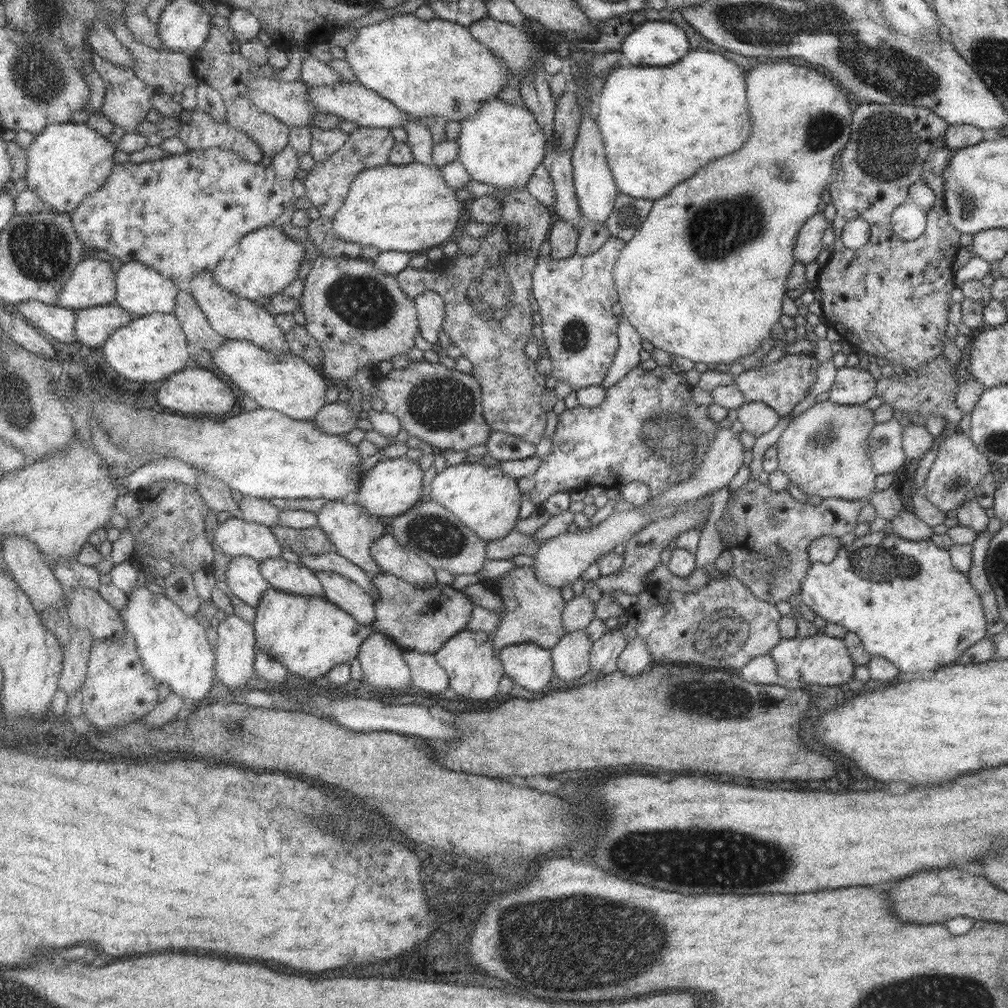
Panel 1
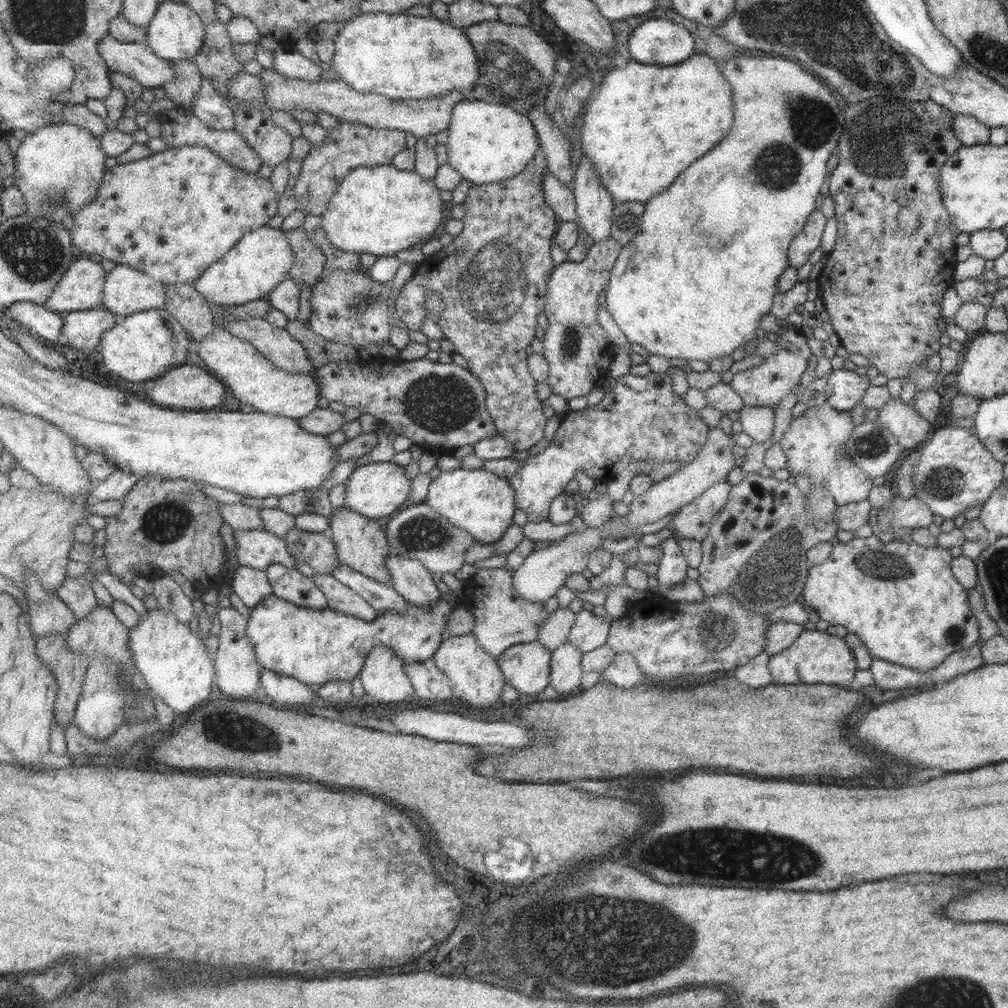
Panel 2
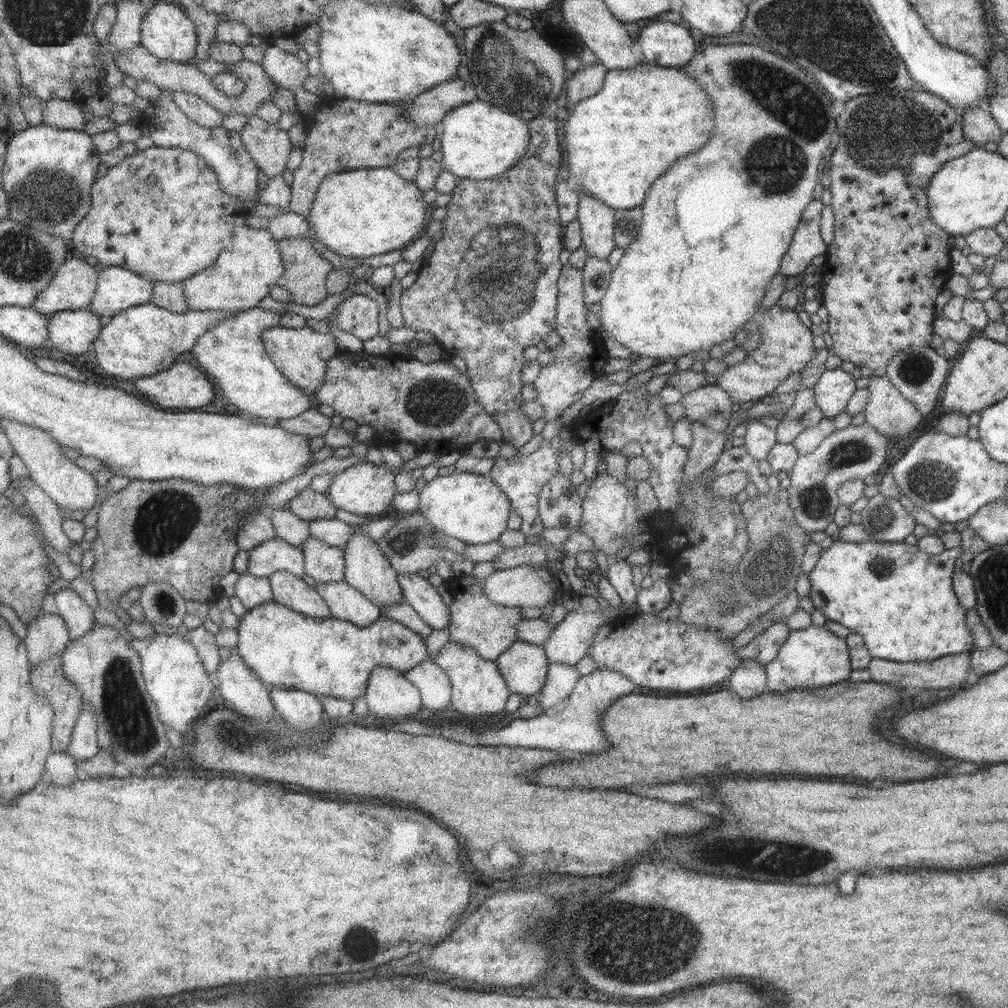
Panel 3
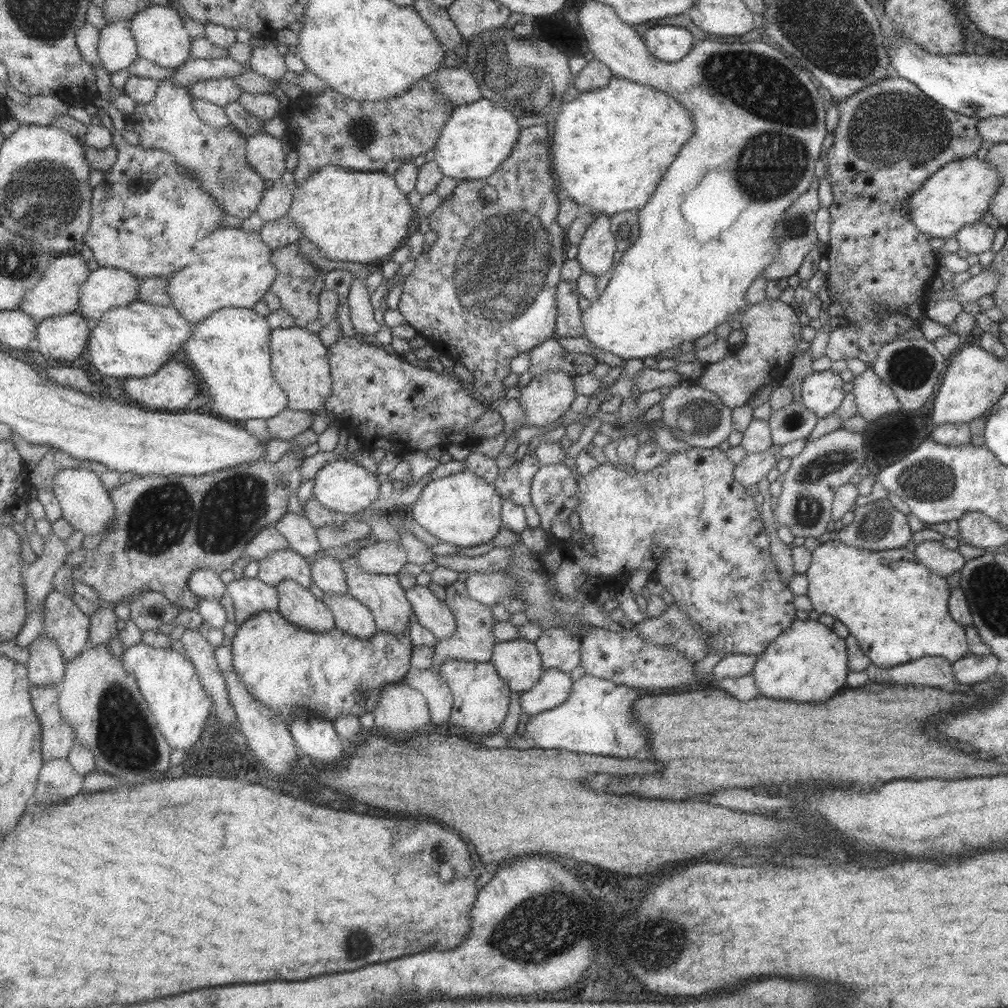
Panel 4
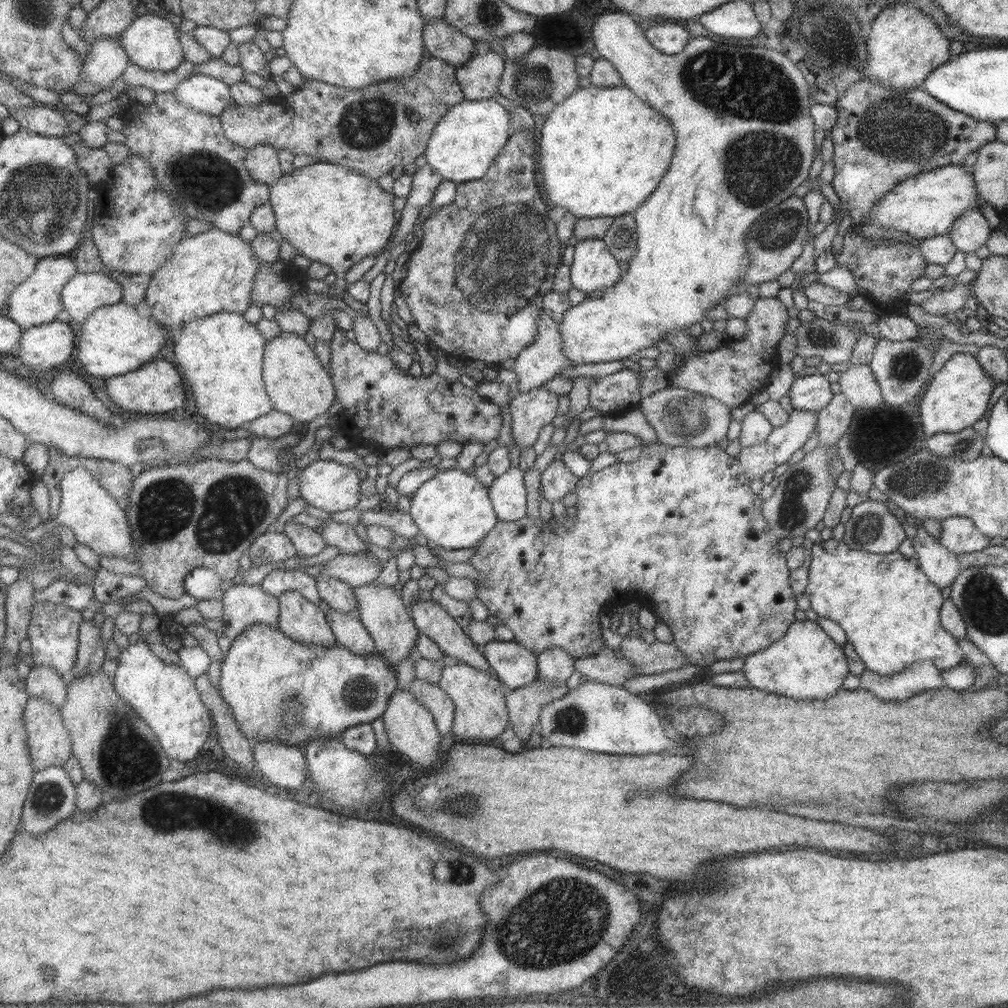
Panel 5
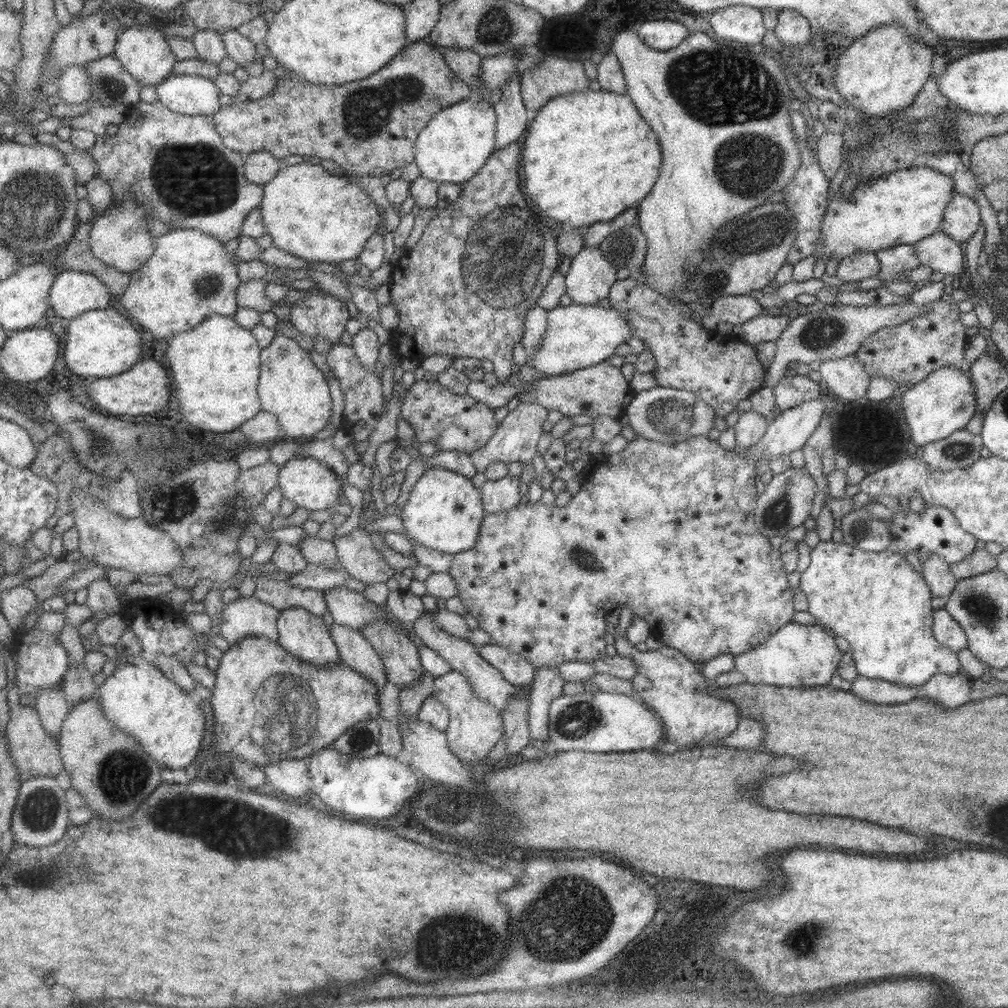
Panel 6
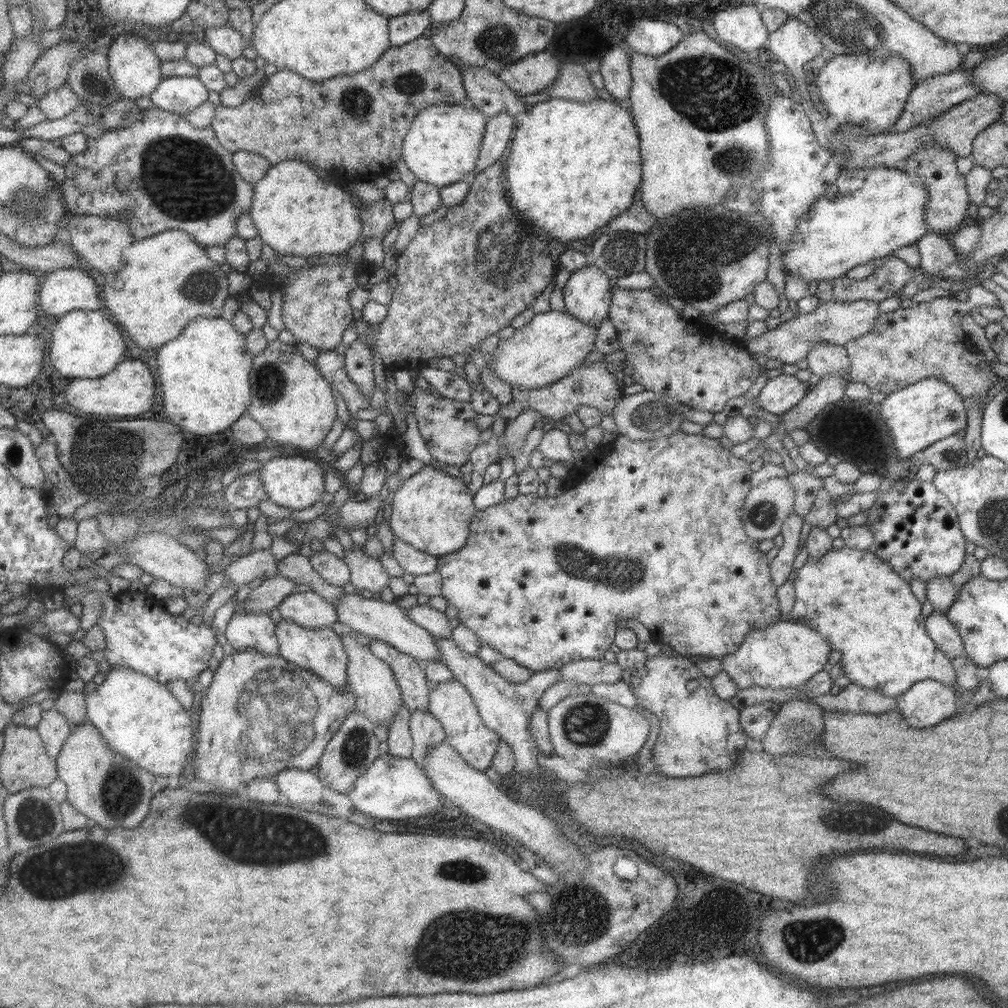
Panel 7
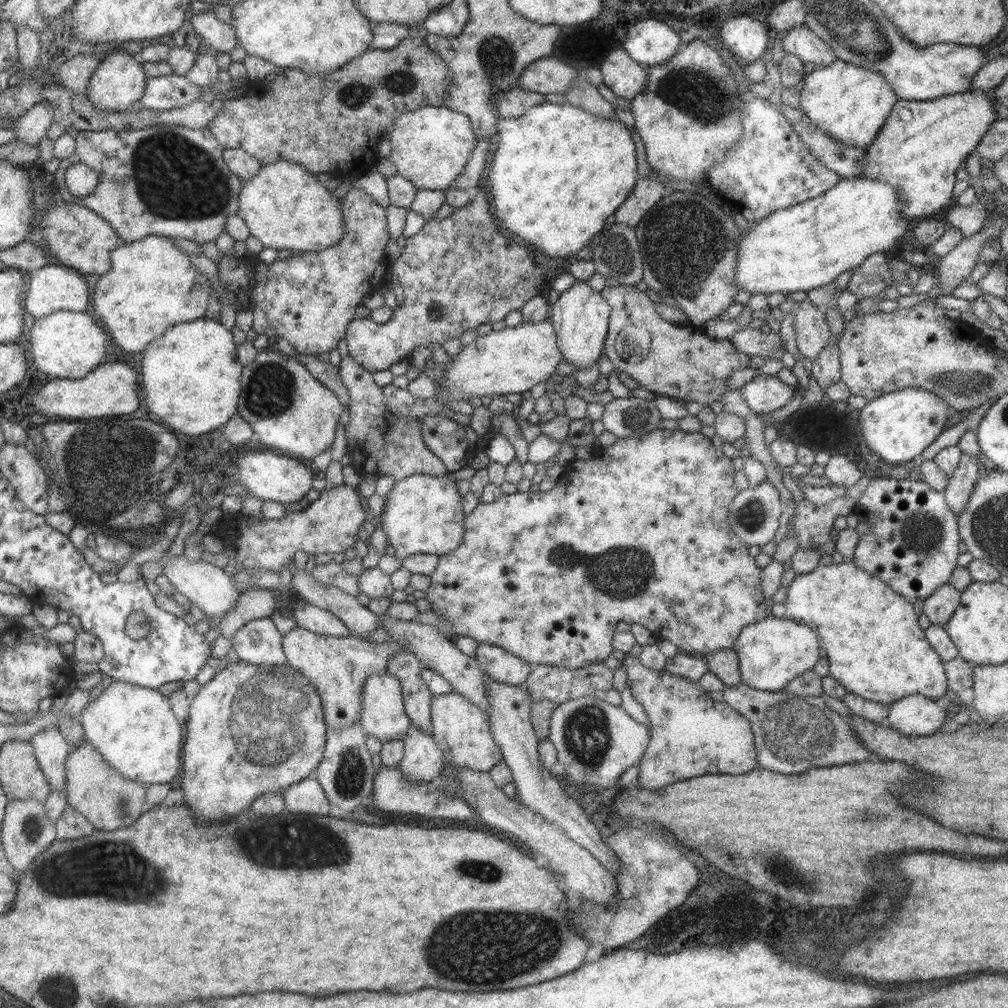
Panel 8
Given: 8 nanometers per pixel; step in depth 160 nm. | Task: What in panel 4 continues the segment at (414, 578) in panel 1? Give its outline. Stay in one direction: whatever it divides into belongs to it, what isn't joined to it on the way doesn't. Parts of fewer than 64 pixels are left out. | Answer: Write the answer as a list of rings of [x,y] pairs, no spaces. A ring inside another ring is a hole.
[[[414,584],[404,591],[404,595],[412,609],[413,618],[438,641],[455,633],[456,621],[451,610],[444,601],[437,600],[426,586]]]

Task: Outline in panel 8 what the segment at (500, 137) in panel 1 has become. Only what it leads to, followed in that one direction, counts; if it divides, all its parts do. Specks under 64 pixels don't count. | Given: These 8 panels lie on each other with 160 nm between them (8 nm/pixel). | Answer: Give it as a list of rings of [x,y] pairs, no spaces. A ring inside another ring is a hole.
[[[427,105],[411,113],[402,113],[393,123],[391,133],[386,134],[386,140],[390,146],[388,158],[397,169],[396,175],[403,176],[407,182],[413,184],[416,190],[439,190],[441,192],[447,187],[451,187],[455,179],[461,175],[461,171],[464,169],[465,163],[467,163],[477,142],[467,116],[455,112],[455,110],[449,110],[443,105]]]

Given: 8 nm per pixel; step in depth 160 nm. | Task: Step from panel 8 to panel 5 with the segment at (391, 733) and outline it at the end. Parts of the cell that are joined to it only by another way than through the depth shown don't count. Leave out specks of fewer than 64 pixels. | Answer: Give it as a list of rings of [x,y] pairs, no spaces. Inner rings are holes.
[[[327,608],[324,616],[336,642],[346,646],[351,654],[359,654],[359,656],[373,654],[373,639],[359,622],[358,616],[341,614],[333,608]]]

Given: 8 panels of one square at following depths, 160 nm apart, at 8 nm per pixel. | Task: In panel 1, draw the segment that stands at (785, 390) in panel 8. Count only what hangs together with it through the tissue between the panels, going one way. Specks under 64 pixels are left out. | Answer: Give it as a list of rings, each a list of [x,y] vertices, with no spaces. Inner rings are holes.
[[[843,365],[836,369],[827,400],[836,405],[863,405],[875,395],[875,387],[876,380],[869,371],[861,369],[859,365]]]

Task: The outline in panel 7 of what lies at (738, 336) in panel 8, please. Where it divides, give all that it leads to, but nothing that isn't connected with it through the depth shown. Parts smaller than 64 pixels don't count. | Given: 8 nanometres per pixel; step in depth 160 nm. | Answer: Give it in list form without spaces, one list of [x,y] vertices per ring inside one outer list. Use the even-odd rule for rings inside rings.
[[[872,300],[819,302],[814,310],[801,313],[782,323],[772,323],[765,334],[757,338],[743,338],[743,342],[750,354],[761,353],[768,359],[779,360],[783,364],[795,364],[806,359],[807,353],[820,342],[843,347],[846,342],[869,332],[881,313],[877,303]]]

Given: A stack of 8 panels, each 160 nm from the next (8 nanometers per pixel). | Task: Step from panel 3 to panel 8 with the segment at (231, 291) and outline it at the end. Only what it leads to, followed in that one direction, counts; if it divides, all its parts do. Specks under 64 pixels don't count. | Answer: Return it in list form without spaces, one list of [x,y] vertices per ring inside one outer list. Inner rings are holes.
[[[153,235],[141,241],[122,243],[111,253],[112,269],[101,275],[94,290],[95,318],[108,330],[113,344],[127,352],[143,352],[151,342],[179,324],[201,318],[207,312],[213,289],[209,280],[189,262],[188,255],[179,249],[171,237]]]

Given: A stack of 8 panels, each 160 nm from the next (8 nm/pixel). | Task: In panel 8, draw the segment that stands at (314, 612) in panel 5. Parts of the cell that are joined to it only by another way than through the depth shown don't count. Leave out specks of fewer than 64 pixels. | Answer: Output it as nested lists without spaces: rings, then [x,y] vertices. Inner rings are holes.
[[[298,627],[282,634],[281,644],[286,665],[298,670],[299,673],[304,673],[319,693],[327,730],[349,728],[350,724],[358,723],[360,690],[364,678],[368,674],[386,671],[387,660],[396,650],[404,650],[402,644],[391,640],[390,637],[379,644],[360,641],[350,636],[315,634]]]

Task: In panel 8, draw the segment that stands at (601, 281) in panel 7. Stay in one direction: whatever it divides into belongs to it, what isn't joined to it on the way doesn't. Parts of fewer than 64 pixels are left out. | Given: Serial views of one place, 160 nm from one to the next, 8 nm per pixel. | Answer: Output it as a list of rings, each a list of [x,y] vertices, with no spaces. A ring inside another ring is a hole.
[[[575,279],[567,290],[559,294],[550,308],[548,320],[554,328],[556,343],[562,352],[563,360],[574,364],[575,371],[597,363],[608,331],[610,315],[609,303],[600,296],[600,292],[592,290],[585,281]]]

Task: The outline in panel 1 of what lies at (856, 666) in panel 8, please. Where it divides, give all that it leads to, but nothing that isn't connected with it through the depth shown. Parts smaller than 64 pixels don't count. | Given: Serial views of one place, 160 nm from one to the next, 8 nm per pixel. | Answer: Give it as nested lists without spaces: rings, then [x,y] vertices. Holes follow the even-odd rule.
[[[883,531],[867,533],[865,536],[857,537],[850,545],[841,545],[830,563],[814,562],[810,563],[803,580],[799,585],[799,596],[801,602],[810,608],[816,616],[839,626],[843,626],[849,632],[855,633],[861,641],[865,652],[871,657],[881,656],[896,666],[901,672],[912,672],[916,676],[925,670],[935,670],[943,664],[949,665],[950,662],[961,656],[965,650],[973,646],[975,642],[981,640],[986,634],[986,623],[984,612],[979,600],[979,595],[973,590],[967,573],[958,571],[950,561],[950,554],[947,550],[938,548],[931,539],[909,540],[894,534],[886,534]]]

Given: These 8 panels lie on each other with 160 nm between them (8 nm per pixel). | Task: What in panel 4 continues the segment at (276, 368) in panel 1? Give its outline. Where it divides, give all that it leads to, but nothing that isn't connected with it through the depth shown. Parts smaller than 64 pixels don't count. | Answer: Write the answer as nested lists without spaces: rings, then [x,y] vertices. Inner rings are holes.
[[[226,307],[211,314],[194,325],[194,332],[188,337],[184,352],[187,352],[191,368],[203,378],[203,388],[213,400],[213,410],[229,421],[262,418],[267,420],[286,409],[285,392],[275,382],[270,365],[270,326],[266,317],[259,316],[253,309]]]

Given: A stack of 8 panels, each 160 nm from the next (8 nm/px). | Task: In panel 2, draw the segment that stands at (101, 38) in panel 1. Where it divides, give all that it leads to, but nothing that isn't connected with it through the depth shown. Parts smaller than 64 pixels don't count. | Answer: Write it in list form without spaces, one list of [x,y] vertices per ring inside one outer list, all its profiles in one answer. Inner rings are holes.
[[[109,34],[102,38],[99,50],[110,70],[132,76],[146,88],[163,87],[176,79],[171,61],[157,56],[149,44],[121,42]]]

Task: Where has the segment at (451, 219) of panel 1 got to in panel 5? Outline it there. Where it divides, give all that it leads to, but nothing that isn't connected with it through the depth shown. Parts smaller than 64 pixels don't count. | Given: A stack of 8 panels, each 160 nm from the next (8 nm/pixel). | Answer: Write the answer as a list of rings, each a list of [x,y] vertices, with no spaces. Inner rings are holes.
[[[322,162],[293,167],[289,174],[281,176],[269,187],[268,201],[272,204],[275,229],[279,231],[283,240],[293,246],[299,256],[309,258],[310,262],[330,266],[330,272],[336,274],[336,277],[331,285],[333,296],[330,294],[326,296],[341,299],[340,292],[347,285],[343,278],[345,272],[365,257],[377,257],[389,245],[394,235],[393,228],[399,220],[391,203],[393,197],[392,194],[383,192],[377,186],[376,180],[366,178],[354,168]]]

